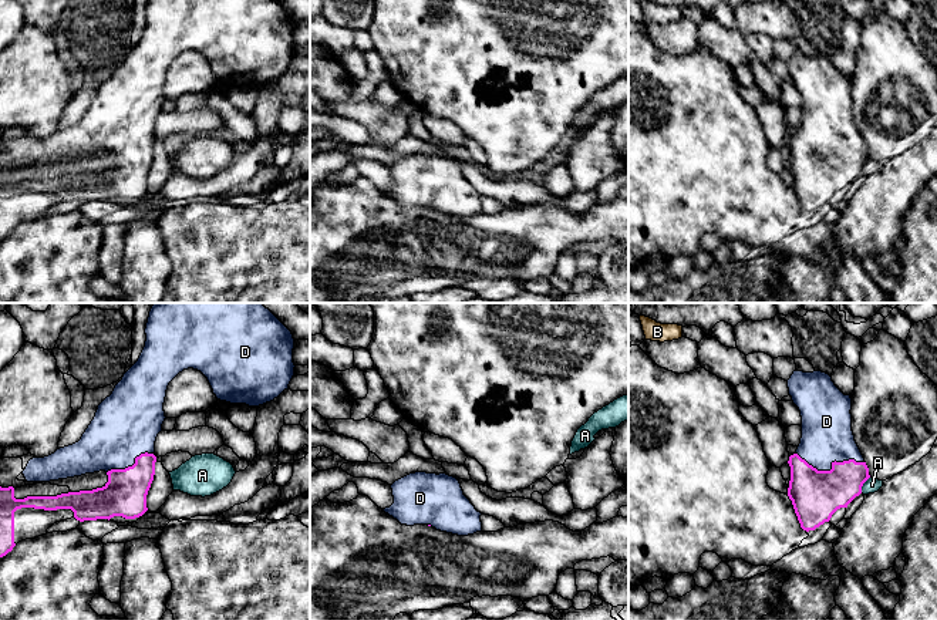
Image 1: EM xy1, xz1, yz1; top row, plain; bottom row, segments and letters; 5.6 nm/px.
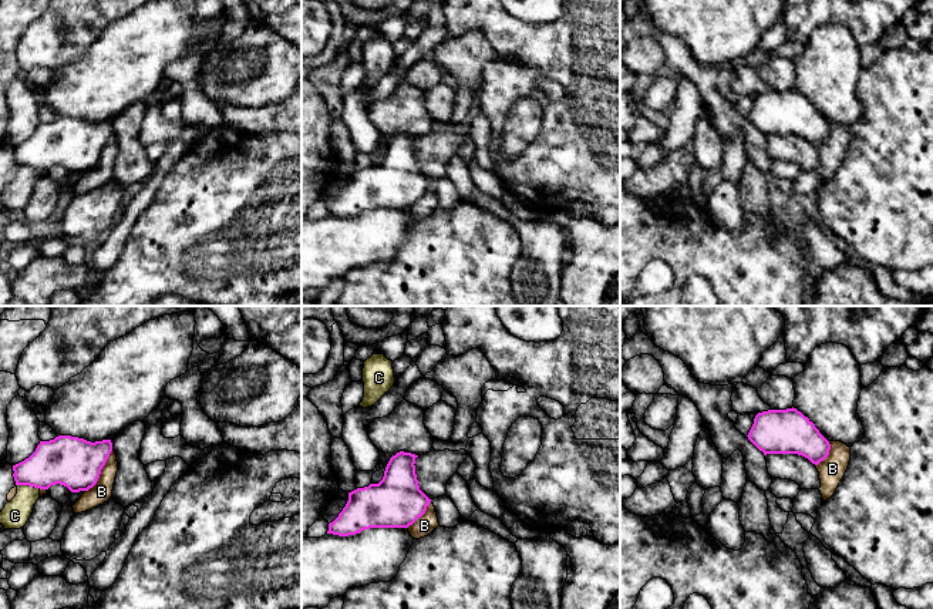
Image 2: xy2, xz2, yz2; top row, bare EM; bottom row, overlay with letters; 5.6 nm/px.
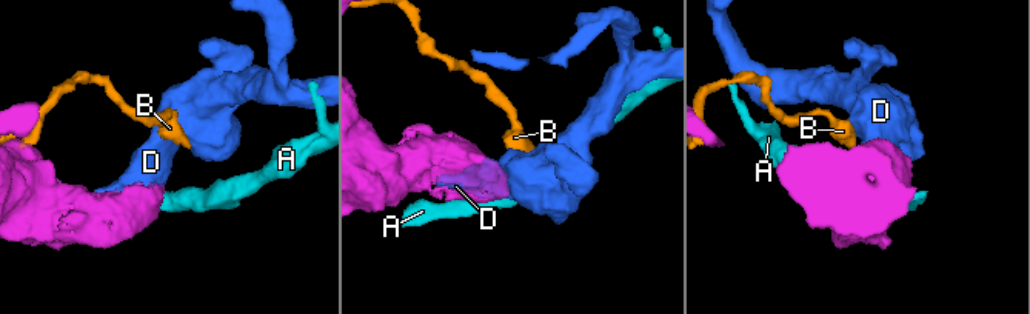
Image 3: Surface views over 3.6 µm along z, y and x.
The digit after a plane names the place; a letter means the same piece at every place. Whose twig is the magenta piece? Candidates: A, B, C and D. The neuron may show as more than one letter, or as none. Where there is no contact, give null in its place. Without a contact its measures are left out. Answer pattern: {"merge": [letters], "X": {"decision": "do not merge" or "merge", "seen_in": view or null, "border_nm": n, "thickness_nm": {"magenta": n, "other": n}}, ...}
{"merge": ["D"], "A": {"decision": "do not merge", "seen_in": "yz1", "border_nm": 110, "thickness_nm": {"magenta": 280, "other": 90}}, "B": {"decision": "do not merge", "seen_in": "xy2", "border_nm": 280, "thickness_nm": {"magenta": 280, "other": 110}}, "C": {"decision": "do not merge", "seen_in": "xy2", "border_nm": 140, "thickness_nm": {"magenta": 280, "other": 160}}, "D": {"decision": "merge", "seen_in": "yz1", "border_nm": 380, "thickness_nm": {"magenta": 280, "other": 280}}}

